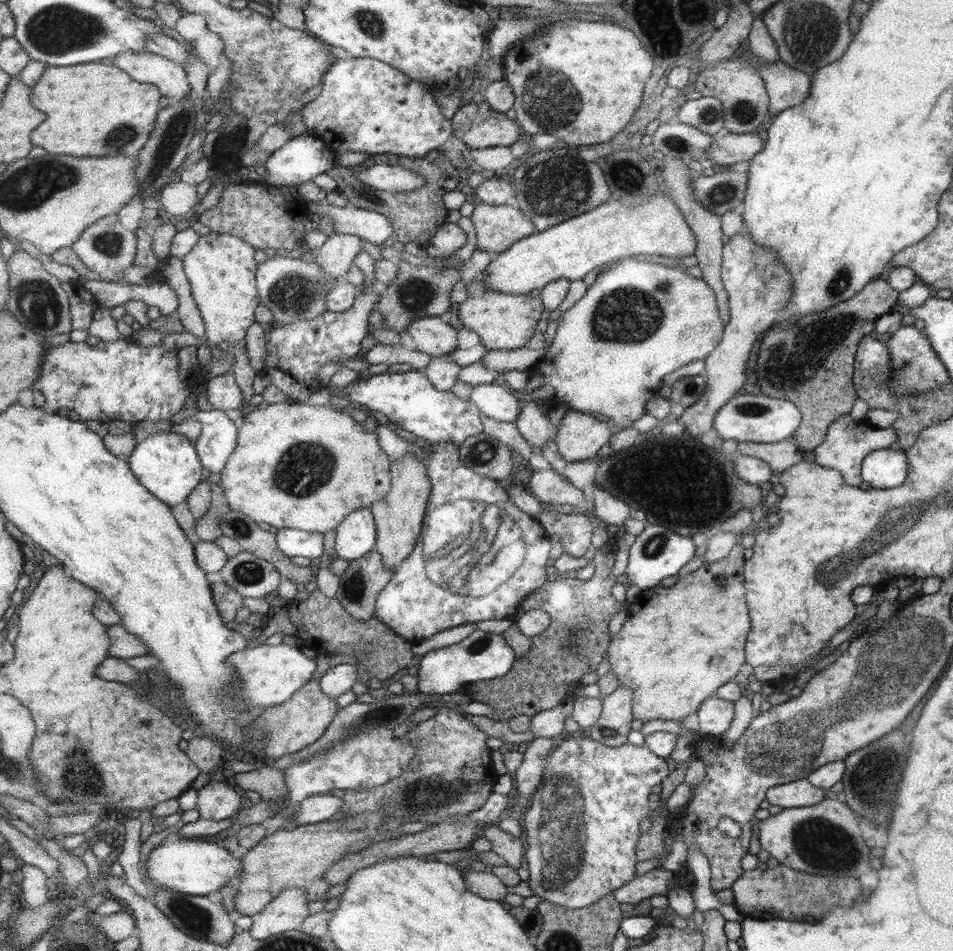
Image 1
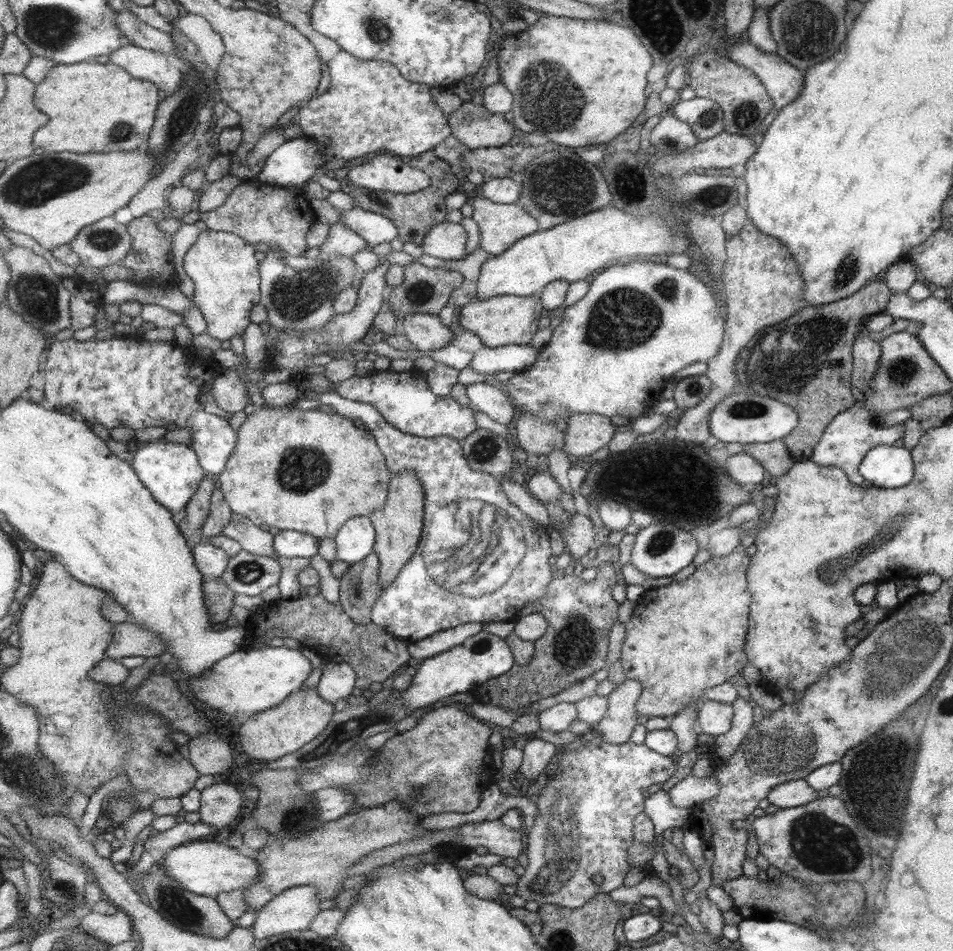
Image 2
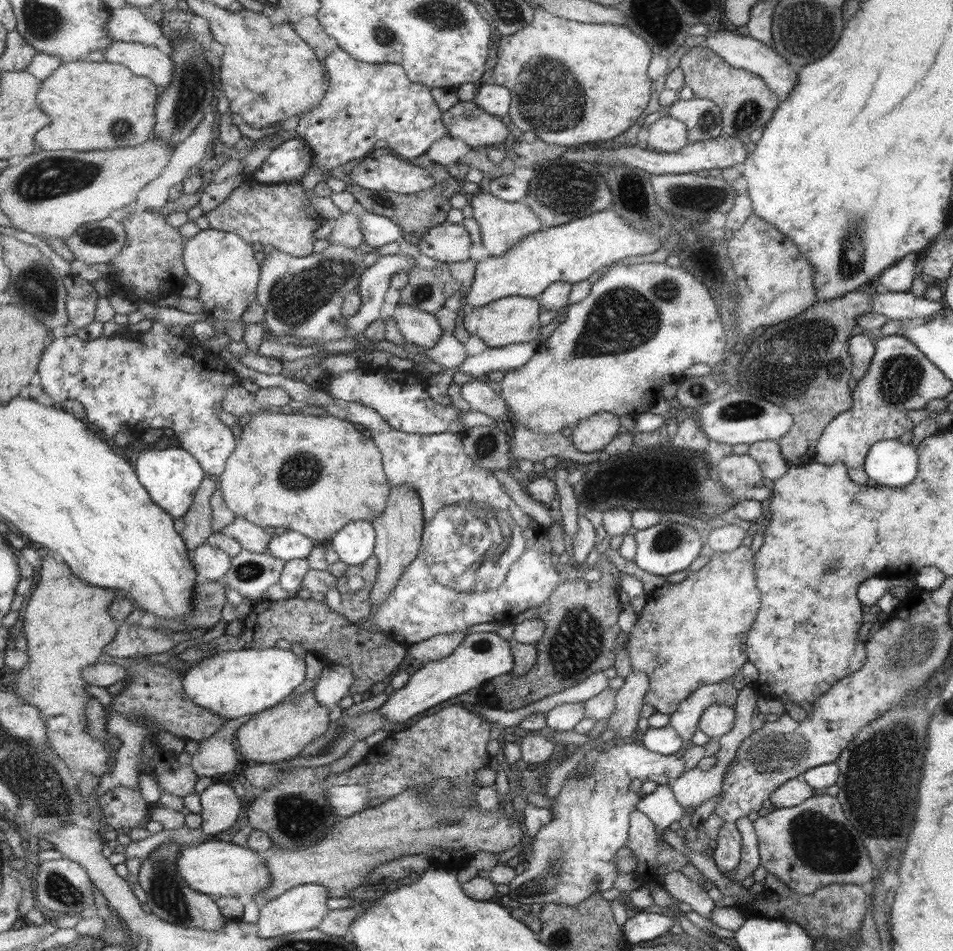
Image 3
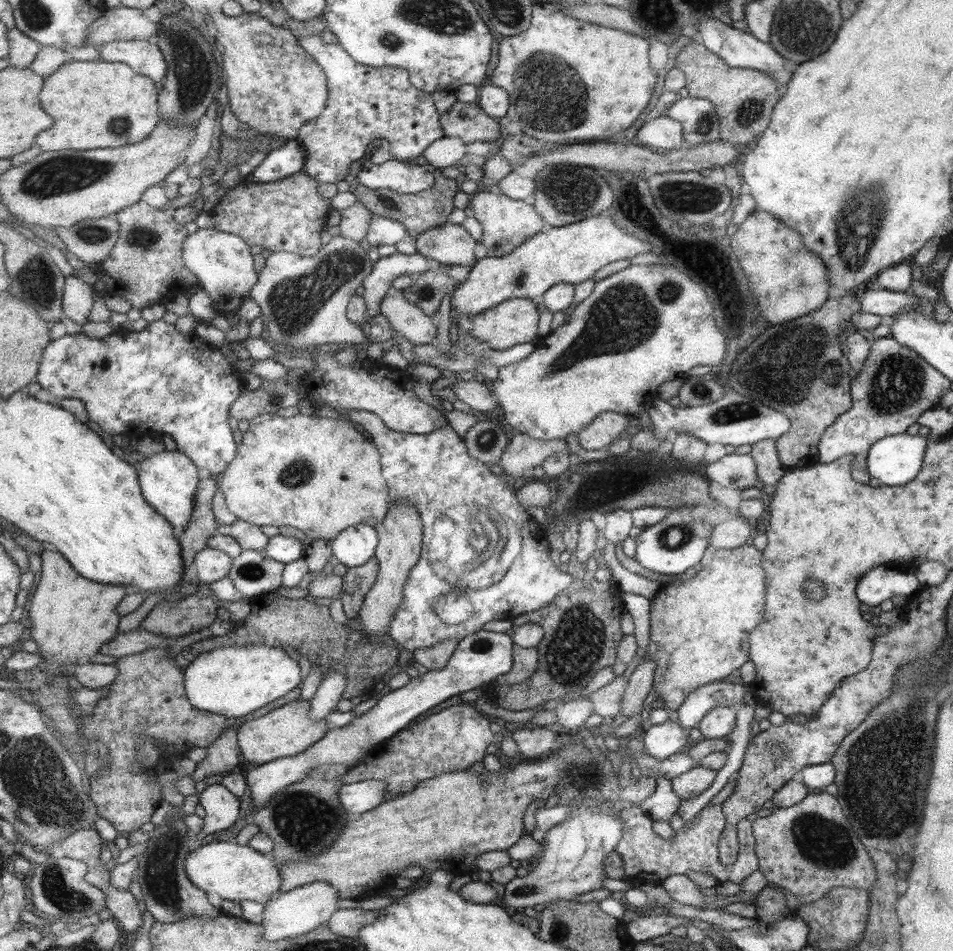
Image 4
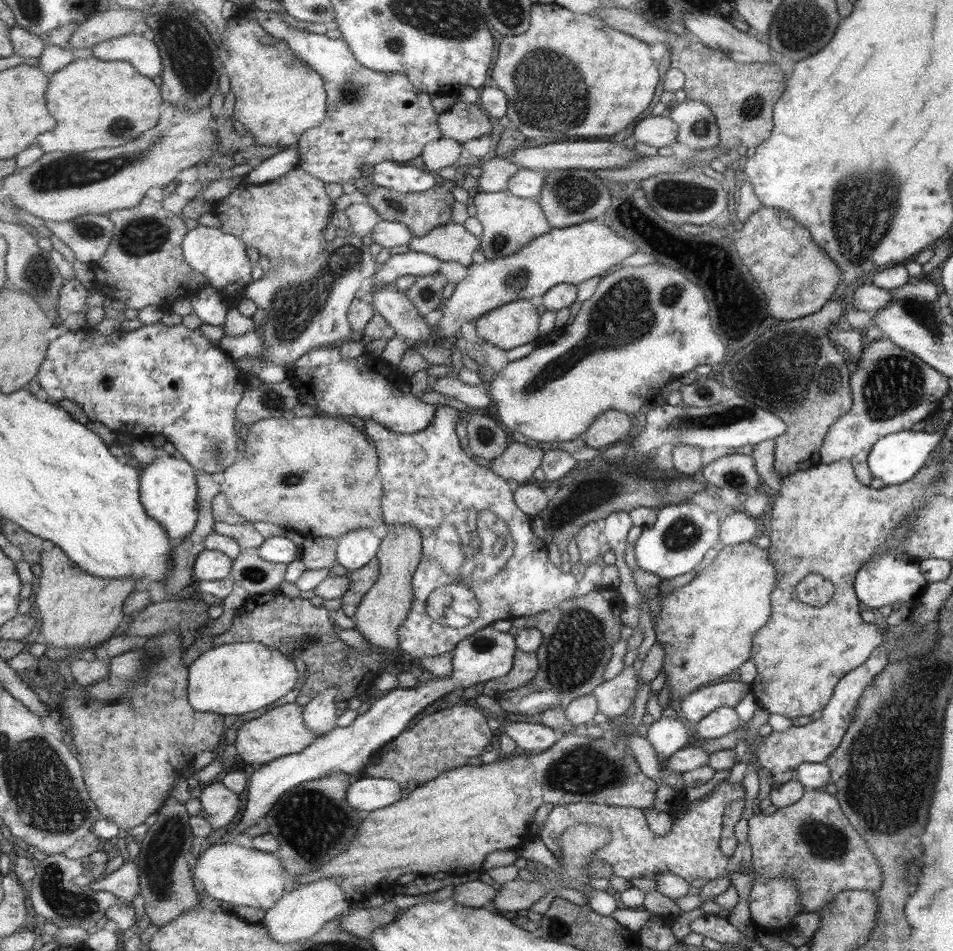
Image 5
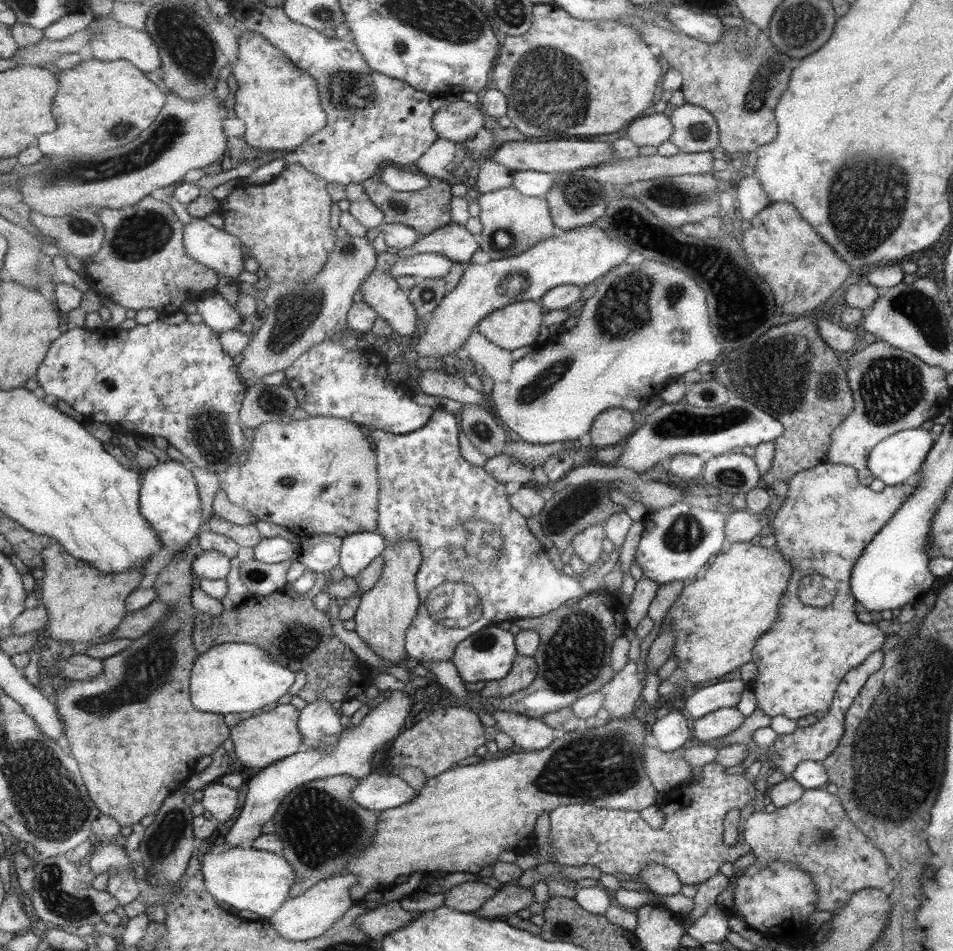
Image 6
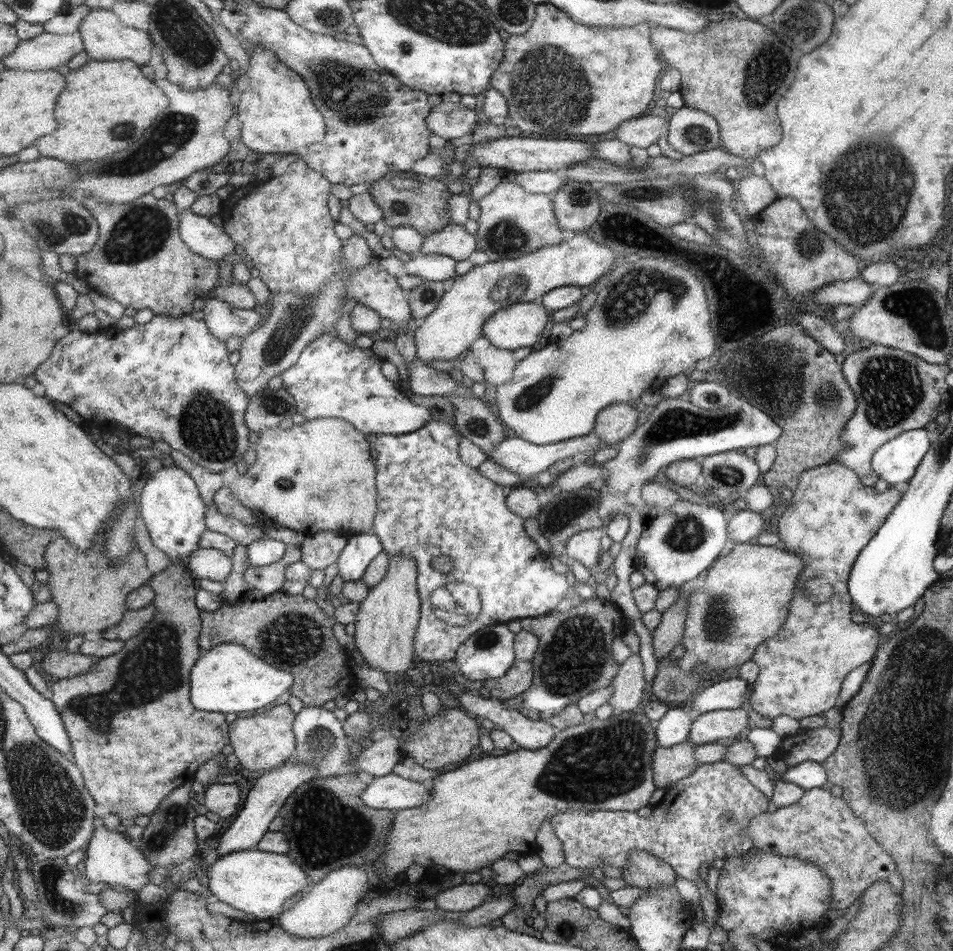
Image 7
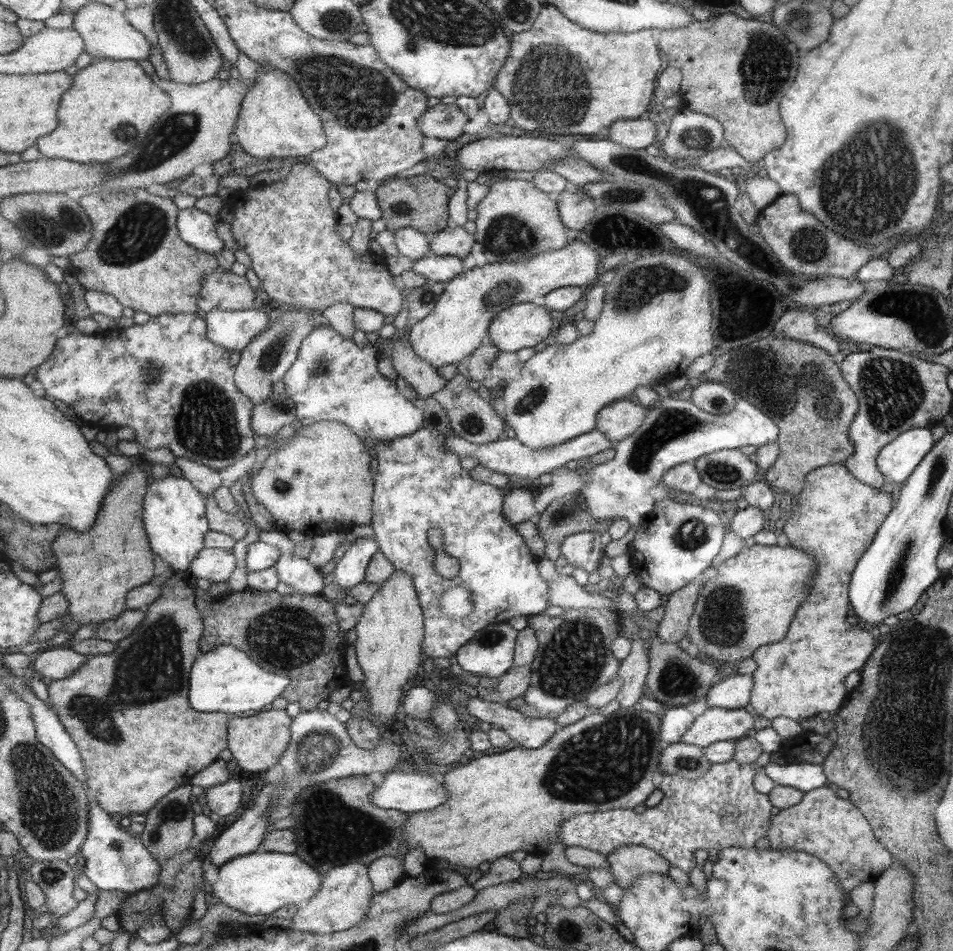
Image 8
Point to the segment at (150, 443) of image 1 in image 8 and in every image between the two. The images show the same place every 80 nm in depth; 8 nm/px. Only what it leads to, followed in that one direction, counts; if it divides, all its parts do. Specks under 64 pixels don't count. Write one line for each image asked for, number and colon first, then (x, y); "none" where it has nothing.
2: (173, 471)
3: (172, 476)
4: (170, 481)
5: (169, 490)
6: (170, 499)
7: (172, 506)
8: (175, 515)

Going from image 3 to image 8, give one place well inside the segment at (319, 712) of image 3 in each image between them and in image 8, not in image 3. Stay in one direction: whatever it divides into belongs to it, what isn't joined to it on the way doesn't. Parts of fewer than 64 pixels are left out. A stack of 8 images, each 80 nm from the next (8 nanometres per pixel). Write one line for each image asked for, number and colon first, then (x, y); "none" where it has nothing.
4: (288, 730)
5: (281, 731)
6: (261, 740)
7: (266, 741)
8: (257, 742)

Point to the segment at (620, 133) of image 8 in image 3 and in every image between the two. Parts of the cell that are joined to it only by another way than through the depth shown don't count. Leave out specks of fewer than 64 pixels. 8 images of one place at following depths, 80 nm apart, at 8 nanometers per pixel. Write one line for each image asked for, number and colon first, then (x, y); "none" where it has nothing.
3: (666, 134)
4: (663, 132)
5: (657, 131)
6: (651, 130)
7: (641, 131)

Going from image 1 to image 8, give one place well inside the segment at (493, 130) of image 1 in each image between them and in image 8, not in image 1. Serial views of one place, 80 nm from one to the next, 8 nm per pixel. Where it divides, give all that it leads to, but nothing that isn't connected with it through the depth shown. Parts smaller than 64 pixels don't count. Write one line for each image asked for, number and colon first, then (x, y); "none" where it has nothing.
2: (471, 124)
3: (465, 121)
4: (466, 121)
5: (461, 122)
6: (454, 121)
7: (447, 120)
8: (444, 121)

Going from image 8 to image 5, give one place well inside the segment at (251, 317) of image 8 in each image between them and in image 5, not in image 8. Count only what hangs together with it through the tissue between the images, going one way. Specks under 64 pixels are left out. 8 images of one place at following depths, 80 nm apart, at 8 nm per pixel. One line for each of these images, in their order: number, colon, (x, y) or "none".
5: (208, 304)
6: (217, 313)
7: (225, 322)

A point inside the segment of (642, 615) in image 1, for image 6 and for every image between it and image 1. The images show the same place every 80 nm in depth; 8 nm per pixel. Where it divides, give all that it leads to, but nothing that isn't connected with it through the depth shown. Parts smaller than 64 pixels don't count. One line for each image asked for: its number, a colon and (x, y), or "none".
2: (683, 638)
3: (691, 633)
4: (699, 628)
5: (706, 627)
6: (716, 619)

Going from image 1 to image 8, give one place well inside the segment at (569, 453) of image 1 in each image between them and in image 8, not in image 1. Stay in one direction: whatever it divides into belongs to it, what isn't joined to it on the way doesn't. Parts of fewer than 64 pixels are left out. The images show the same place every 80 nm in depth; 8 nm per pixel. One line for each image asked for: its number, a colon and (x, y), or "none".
2: (586, 433)
3: (592, 434)
4: (605, 428)
5: (612, 426)
6: (612, 426)
7: (616, 422)
8: (617, 420)

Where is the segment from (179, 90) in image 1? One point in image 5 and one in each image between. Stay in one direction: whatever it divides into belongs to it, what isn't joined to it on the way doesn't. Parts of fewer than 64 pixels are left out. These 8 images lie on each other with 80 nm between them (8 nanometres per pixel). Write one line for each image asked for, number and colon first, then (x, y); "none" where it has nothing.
2: (145, 64)
3: (144, 60)
4: (146, 58)
5: (145, 55)

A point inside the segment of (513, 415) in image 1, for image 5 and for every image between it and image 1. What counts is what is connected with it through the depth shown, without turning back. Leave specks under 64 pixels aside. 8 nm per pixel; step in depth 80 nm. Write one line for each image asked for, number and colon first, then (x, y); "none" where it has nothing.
2: (488, 400)
3: (481, 398)
4: (479, 398)
5: (475, 397)

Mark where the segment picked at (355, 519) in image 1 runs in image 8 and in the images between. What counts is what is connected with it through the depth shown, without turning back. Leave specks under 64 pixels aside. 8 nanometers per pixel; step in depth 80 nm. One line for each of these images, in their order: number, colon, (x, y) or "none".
2: (356, 540)
3: (355, 544)
4: (356, 546)
5: (357, 549)
6: (359, 550)
7: (363, 548)
8: (351, 569)

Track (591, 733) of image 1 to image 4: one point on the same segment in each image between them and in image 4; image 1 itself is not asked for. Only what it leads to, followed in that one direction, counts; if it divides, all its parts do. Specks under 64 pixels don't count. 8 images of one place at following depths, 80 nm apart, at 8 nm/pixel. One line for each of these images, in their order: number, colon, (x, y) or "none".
2: (615, 727)
3: (629, 699)
4: (640, 681)

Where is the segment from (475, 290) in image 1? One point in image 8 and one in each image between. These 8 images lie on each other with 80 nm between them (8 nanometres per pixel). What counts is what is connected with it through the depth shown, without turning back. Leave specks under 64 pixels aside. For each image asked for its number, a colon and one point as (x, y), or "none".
2: (497, 321)
3: (512, 320)
4: (513, 322)
5: (515, 324)
6: (514, 326)
7: (518, 326)
8: (523, 325)

